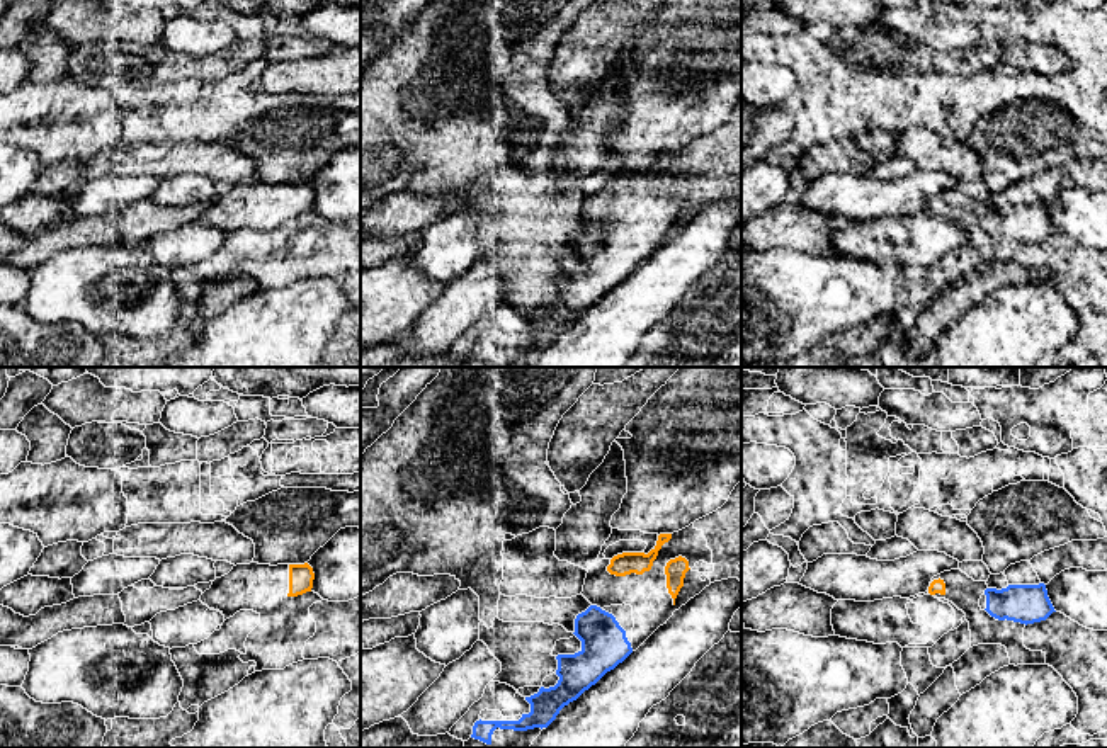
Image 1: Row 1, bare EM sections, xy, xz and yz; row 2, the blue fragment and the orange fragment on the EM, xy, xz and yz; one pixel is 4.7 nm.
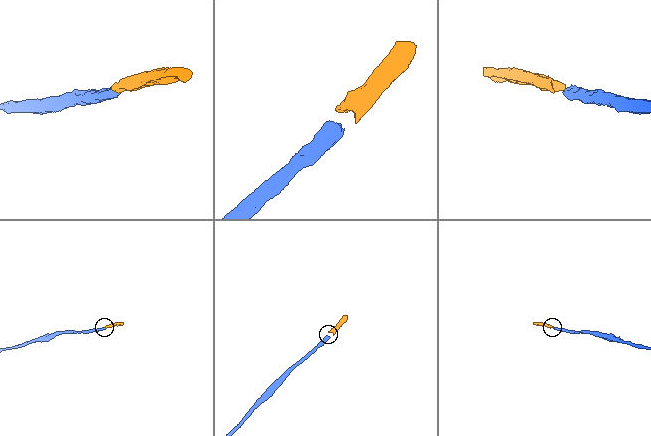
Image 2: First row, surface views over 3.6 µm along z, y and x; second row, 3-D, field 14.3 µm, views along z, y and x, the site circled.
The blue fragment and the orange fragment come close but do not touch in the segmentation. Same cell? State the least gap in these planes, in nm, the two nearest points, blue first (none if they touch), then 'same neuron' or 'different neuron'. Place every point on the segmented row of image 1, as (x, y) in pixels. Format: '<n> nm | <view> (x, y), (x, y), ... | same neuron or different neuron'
170 nm | xz (596, 606), (611, 573) | same neuron

